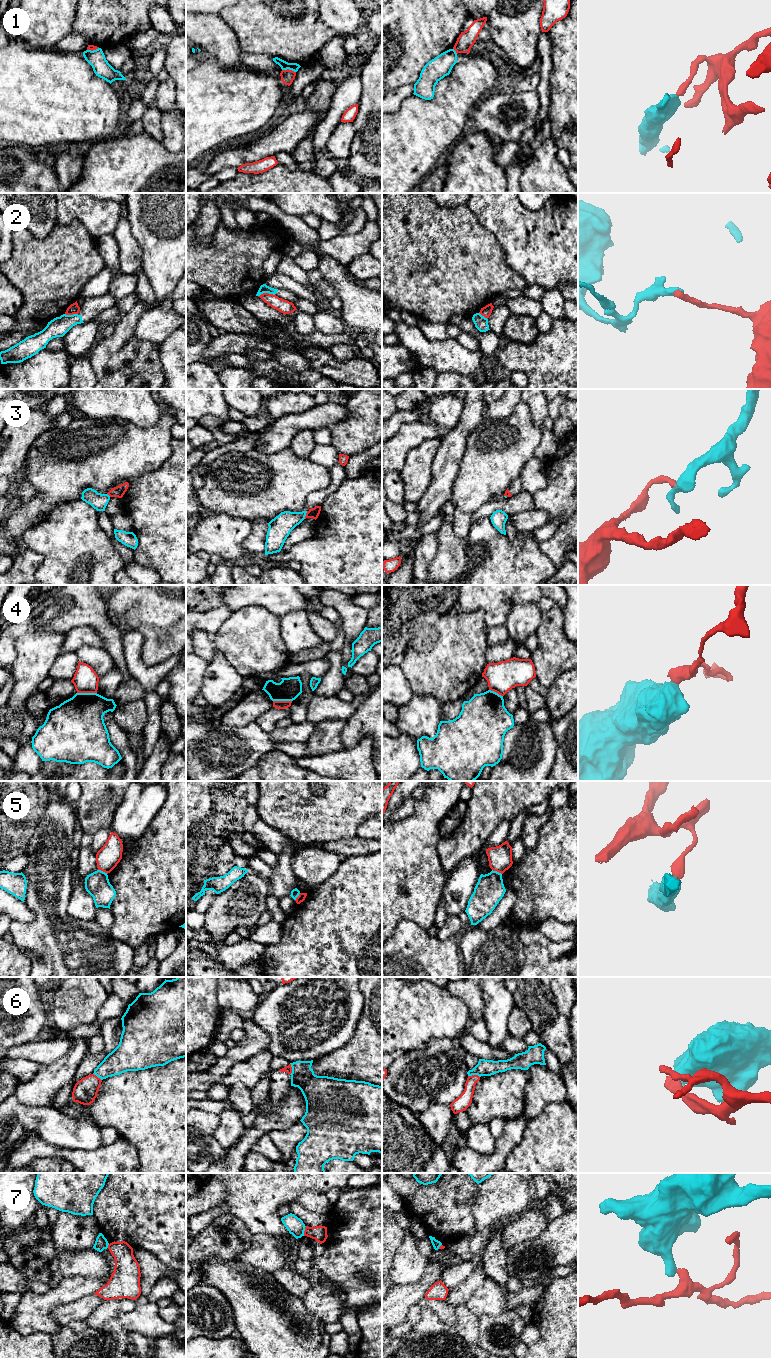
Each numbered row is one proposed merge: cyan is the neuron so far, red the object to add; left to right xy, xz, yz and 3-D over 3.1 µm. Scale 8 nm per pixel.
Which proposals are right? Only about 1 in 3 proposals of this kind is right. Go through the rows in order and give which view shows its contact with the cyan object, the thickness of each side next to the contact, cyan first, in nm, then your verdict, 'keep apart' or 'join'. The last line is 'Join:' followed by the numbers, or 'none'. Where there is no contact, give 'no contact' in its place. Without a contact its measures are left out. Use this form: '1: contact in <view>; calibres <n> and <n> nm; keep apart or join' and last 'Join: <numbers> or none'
1: contact in xz; calibres 70 and 110 nm; keep apart
2: contact in xz; calibres 70 and 110 nm; keep apart
3: contact in xz; calibres 180 and 80 nm; keep apart
4: contact in xy; calibres 400 and 200 nm; keep apart
5: contact in yz; calibres 240 and 190 nm; keep apart
6: contact in yz; calibres 130 and 110 nm; keep apart
7: contact in xz; calibres 140 and 120 nm; keep apart
Join: none

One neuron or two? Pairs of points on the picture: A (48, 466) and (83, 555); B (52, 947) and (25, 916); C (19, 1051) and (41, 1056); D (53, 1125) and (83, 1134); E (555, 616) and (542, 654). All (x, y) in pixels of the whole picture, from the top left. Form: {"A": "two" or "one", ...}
{"A": "two", "B": "two", "C": "one", "D": "one", "E": "one"}

